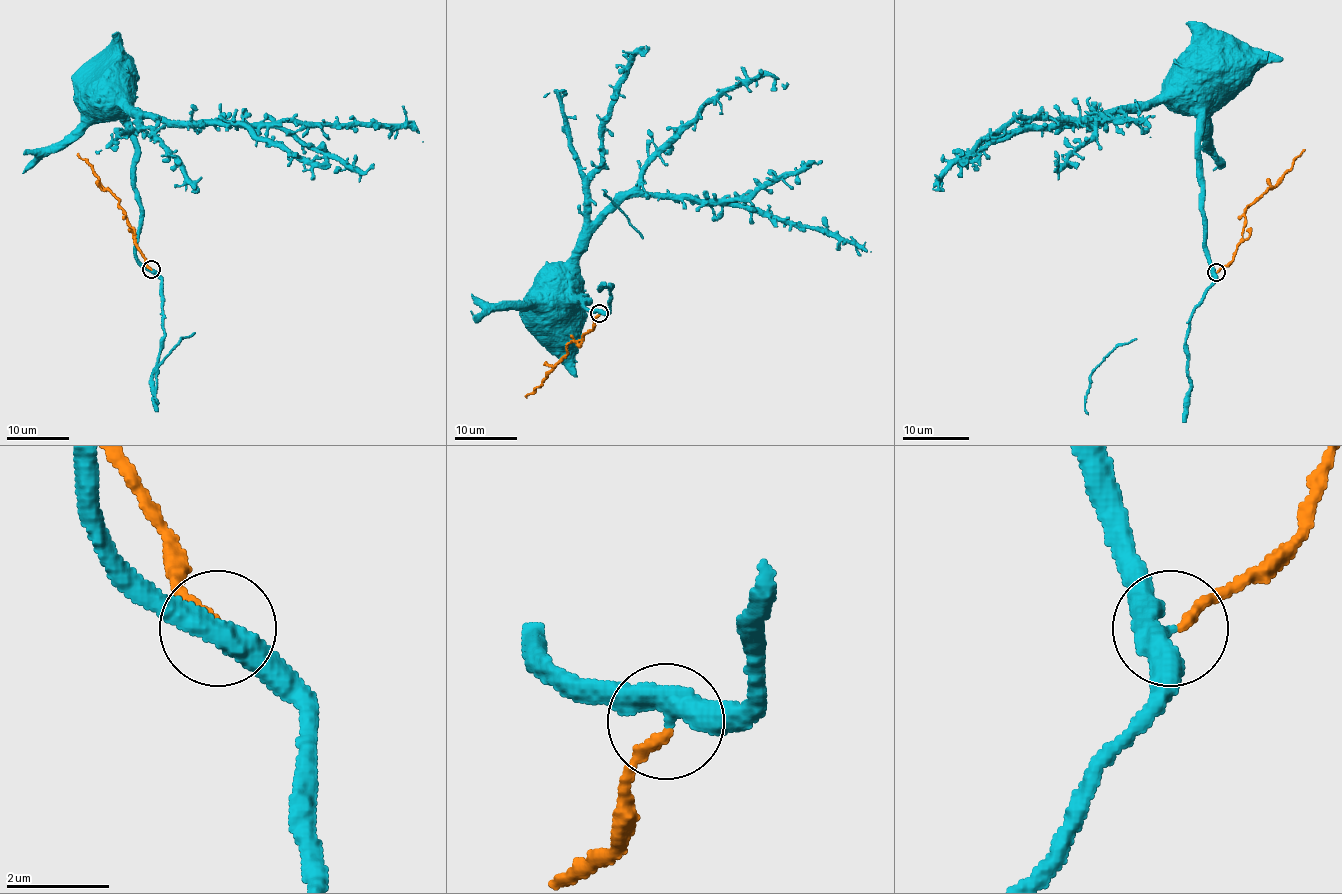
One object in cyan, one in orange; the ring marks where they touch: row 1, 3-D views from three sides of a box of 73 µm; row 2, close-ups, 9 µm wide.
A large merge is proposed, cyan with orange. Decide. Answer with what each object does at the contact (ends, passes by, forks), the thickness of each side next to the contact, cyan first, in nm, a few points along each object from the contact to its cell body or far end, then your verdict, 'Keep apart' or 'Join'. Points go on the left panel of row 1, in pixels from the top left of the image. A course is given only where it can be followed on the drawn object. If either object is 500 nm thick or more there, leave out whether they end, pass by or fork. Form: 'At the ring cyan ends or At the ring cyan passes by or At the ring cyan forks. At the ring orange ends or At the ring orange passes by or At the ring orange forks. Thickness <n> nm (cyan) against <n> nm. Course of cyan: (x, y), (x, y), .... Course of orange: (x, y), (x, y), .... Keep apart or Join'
At the ring cyan passes by. At the ring orange ends. Thickness 440 nm (cyan) against 200 nm. Course of cyan: (150, 269), (136, 256), (141, 214), (141, 198), (134, 186), (136, 137), (127, 101), (112, 93). Course of orange: (150, 269), (119, 201), (100, 184), (100, 178), (78, 153). Keep apart

